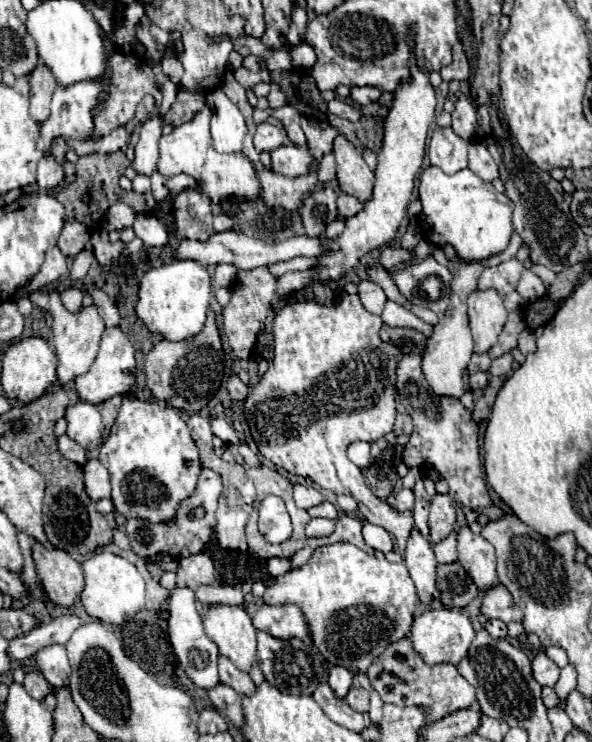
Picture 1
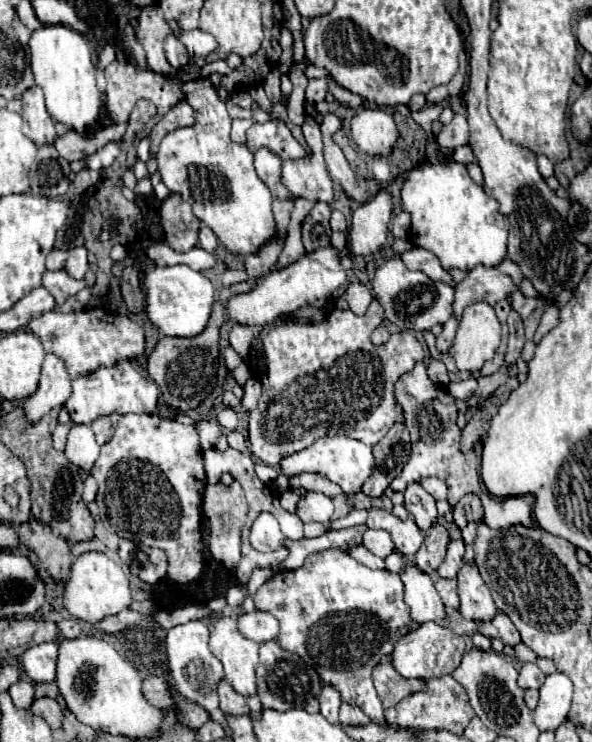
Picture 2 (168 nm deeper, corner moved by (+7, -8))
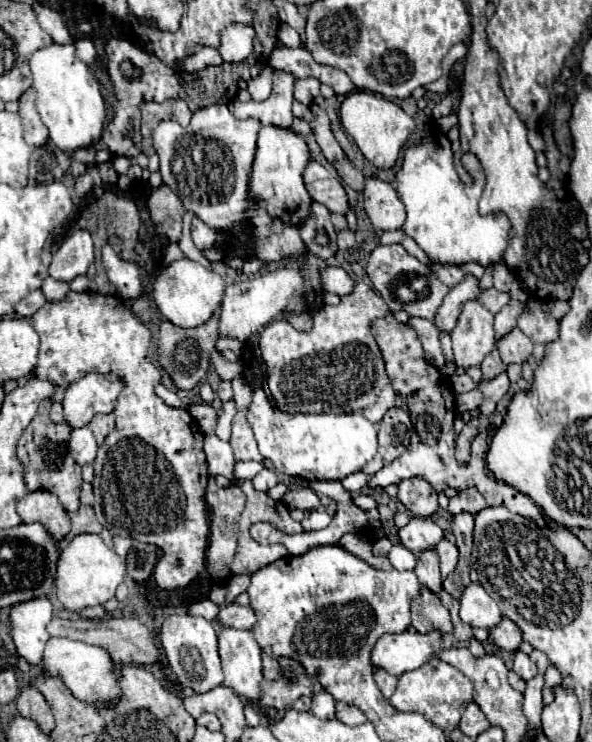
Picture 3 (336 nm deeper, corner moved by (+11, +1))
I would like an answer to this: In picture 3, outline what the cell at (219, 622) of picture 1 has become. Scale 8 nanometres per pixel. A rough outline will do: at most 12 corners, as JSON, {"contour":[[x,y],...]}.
{"contour":[[221,626],[223,684],[261,698],[261,646],[251,630]]}

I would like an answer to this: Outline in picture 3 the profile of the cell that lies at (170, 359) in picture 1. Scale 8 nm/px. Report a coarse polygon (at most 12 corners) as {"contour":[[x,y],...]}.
{"contour":[[217,312],[191,328],[161,322],[159,362],[177,388],[205,380]]}

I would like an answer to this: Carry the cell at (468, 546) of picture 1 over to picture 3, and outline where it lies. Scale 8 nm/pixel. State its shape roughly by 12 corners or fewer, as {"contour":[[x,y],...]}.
{"contour":[[469,584],[461,620],[491,630],[503,618],[481,584]]}

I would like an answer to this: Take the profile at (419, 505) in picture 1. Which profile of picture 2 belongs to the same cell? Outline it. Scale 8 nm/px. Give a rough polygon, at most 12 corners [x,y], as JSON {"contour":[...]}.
{"contour":[[419,483],[405,489],[405,507],[421,531],[437,519],[435,499]]}

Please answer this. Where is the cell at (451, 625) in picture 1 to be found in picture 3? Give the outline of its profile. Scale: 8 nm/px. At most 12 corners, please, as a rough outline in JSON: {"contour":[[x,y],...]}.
{"contour":[[439,632],[383,634],[371,664],[401,676],[435,658]]}

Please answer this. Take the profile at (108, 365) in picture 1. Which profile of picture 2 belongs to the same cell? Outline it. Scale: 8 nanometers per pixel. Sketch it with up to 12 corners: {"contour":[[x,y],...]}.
{"contour":[[129,359],[73,381],[73,423],[151,413],[159,387]]}

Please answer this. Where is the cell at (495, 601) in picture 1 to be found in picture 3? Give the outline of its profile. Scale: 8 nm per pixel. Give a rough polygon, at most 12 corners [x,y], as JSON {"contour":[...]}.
{"contour":[[509,618],[489,632],[495,646],[517,652],[521,628]]}

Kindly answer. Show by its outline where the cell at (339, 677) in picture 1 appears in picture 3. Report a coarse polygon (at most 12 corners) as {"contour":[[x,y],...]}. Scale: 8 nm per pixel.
{"contour":[[325,690],[313,694],[311,712],[321,720],[335,718],[335,700]]}

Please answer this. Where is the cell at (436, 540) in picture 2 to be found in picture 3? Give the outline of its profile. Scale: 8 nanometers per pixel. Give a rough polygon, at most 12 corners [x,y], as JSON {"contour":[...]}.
{"contour":[[435,550],[421,552],[415,574],[433,594],[443,590]]}

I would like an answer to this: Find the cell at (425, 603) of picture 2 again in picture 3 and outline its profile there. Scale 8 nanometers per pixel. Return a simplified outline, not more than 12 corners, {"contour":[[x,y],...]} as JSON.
{"contour":[[431,590],[413,600],[419,634],[453,632],[449,610]]}

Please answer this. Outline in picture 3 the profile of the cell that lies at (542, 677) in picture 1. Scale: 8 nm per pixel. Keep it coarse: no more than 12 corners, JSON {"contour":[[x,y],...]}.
{"contour":[[515,652],[515,670],[523,680],[537,674],[535,662]]}

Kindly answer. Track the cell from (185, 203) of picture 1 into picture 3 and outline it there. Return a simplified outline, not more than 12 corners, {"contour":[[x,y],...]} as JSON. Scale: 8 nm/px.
{"contour":[[159,186],[151,192],[149,214],[169,242],[181,238],[183,204]]}

